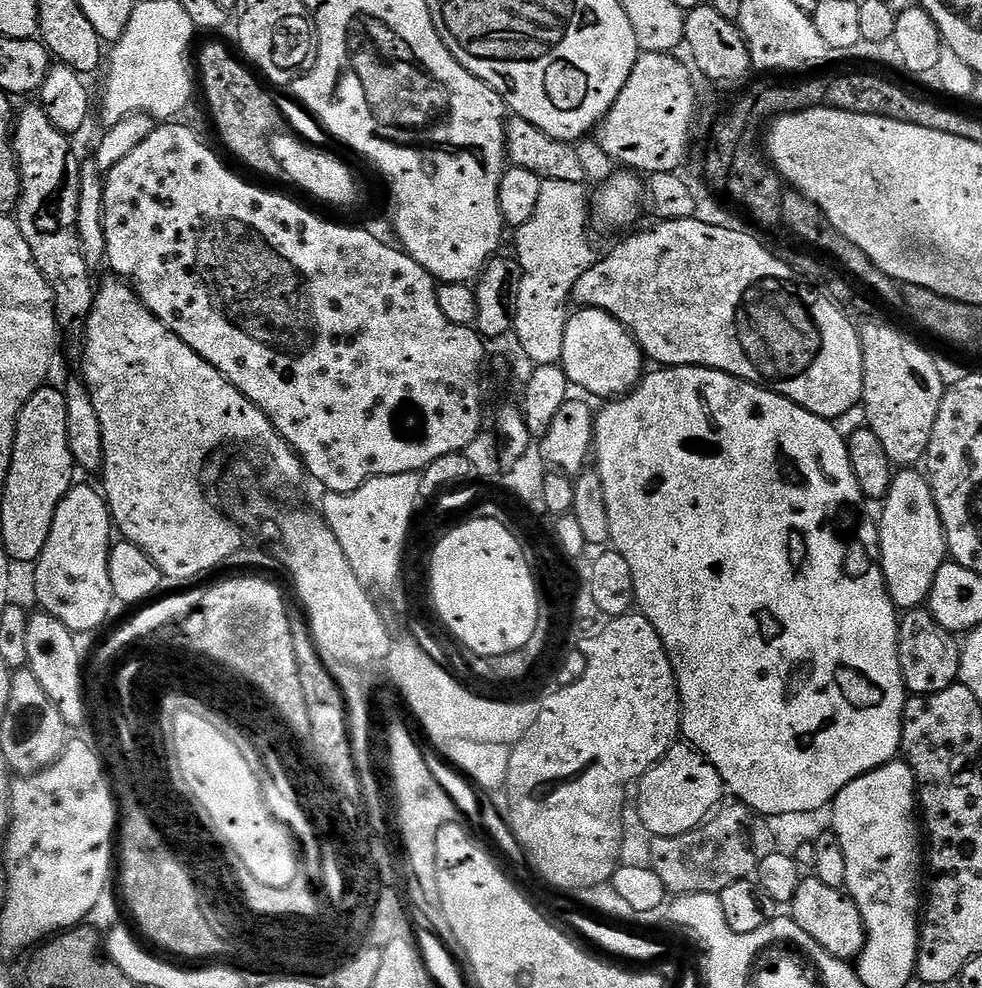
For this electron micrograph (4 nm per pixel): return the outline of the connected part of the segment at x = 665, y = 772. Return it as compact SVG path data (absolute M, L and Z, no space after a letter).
M684 742L673 744L672 749L649 772L640 777L639 787L640 797L636 796L634 801L637 807L640 808L641 820L645 824L646 830L653 837L677 836L694 830L713 812L726 792L718 770L714 770L714 766L702 753L697 752L695 748Z

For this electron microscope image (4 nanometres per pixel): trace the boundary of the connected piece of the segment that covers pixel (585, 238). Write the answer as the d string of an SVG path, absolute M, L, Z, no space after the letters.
M558 179L543 180L541 187L541 194L537 201L537 208L534 210L534 215L528 222L524 223L520 228L515 229L514 236L516 236L516 261L520 265L520 280L518 288L518 302L516 303L515 322L513 324L513 330L518 334L518 338L521 341L526 353L530 355L535 365L542 364L557 364L562 356L562 342L565 341L565 326L567 324L568 312L564 308L566 304L570 302L574 282L578 280L590 268L596 261L596 253L592 248L592 242L588 234L588 228L590 229L590 194L586 190L587 187L584 184L563 182Z

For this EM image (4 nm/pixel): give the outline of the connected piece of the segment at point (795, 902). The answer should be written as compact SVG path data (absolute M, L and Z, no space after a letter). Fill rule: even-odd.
M808 874L801 879L798 890L790 905L790 919L798 922L826 954L839 960L855 961L866 942L866 930L862 922L862 914L858 914L858 906L847 891L826 886L816 875ZM792 911L792 912L791 912Z

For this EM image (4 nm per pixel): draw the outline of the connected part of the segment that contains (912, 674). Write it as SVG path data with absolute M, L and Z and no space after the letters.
M927 607L907 609L899 617L898 662L902 670L905 689L912 696L929 696L946 690L960 678L960 649L957 637L946 631L928 611Z

